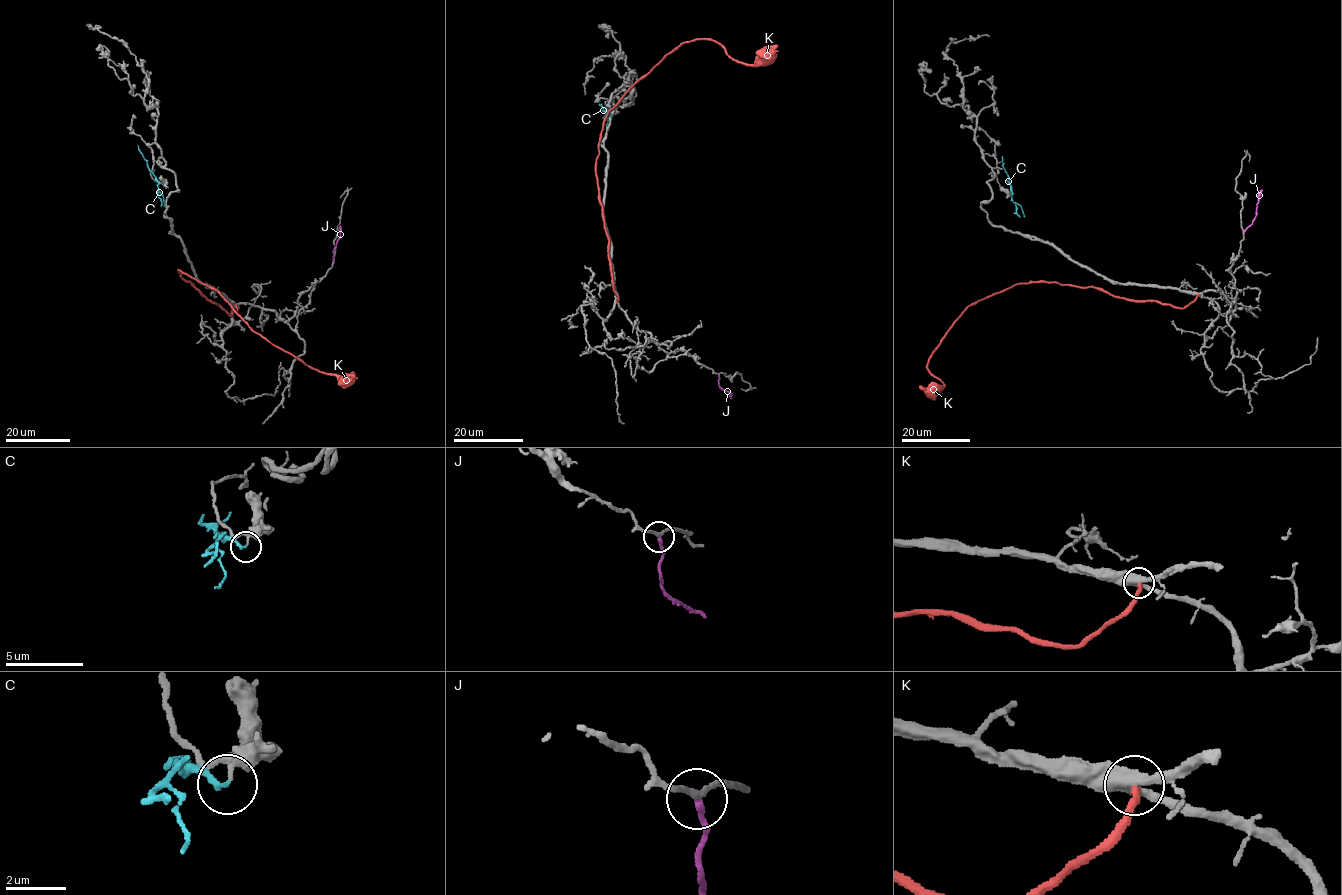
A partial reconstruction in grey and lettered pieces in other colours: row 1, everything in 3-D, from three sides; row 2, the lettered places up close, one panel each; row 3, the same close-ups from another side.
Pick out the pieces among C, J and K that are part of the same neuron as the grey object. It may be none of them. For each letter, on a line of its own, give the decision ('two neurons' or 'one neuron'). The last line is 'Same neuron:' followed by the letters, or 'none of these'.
C: two neurons
J: two neurons
K: two neurons
Same neuron: none of these

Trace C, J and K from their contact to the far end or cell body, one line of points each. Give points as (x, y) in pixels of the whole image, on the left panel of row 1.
C: (163, 184), (149, 169), (137, 145)
J: (333, 262), (340, 225)
K: (234, 304), (236, 311), (231, 315), (177, 270), (214, 288), (254, 331), (307, 365), (330, 375), (354, 376)

